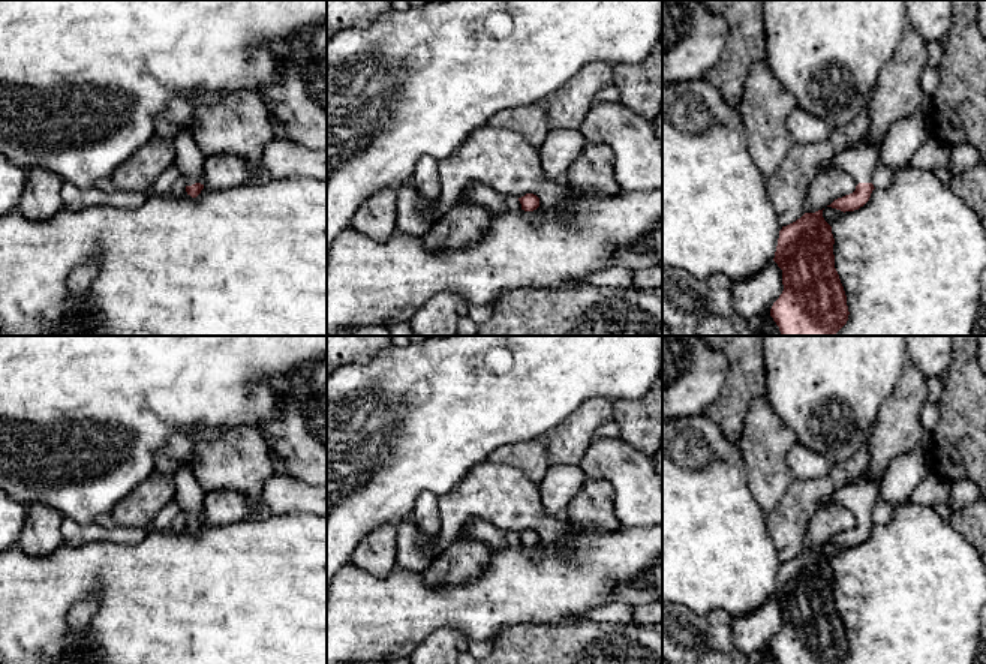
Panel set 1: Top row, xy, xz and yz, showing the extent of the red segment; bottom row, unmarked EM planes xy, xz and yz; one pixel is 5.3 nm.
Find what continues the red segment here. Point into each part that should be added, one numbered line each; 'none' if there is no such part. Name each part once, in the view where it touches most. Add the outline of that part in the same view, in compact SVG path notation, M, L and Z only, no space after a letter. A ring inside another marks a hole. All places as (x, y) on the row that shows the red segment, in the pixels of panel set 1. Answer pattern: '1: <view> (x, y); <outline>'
1: xy (189, 161); M180 130L174 138L175 168L186 180L186 186L201 183L204 175L204 154L192 138L190 132Z

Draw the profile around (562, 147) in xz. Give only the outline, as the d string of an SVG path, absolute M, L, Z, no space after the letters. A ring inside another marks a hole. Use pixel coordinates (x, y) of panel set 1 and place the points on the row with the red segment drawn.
M551 129L538 148L542 171L553 178L563 178L586 144L587 141L578 129Z

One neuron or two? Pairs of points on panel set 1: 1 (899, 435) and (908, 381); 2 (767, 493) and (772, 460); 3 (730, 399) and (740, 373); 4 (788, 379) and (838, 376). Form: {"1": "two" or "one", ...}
{"1": "one", "2": "one", "3": "one", "4": "one"}

